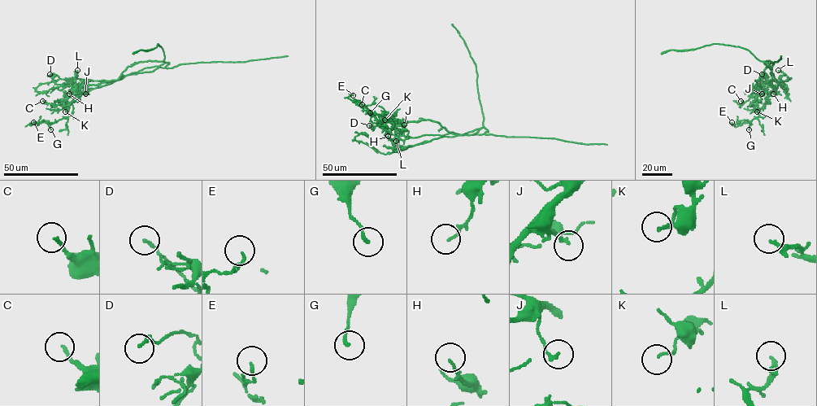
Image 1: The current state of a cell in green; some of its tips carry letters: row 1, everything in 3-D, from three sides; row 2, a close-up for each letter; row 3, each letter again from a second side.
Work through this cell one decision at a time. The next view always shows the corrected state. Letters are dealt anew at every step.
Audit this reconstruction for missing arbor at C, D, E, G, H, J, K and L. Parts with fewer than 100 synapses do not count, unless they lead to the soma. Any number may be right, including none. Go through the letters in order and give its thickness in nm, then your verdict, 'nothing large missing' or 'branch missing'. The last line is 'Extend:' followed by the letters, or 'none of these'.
C: 150 nm | nothing large missing
D: 140 nm | nothing large missing
E: 110 nm | nothing large missing
G: 170 nm | nothing large missing
H: 110 nm | nothing large missing
J: 140 nm | nothing large missing
K: 90 nm | nothing large missing
L: 280 nm | nothing large missing
Extend: none of these

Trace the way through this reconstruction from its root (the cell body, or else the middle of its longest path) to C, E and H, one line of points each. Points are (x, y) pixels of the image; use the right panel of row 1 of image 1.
C: (766, 61), (771, 62), (757, 81), (758, 89), (756, 94), (740, 106), (743, 103), (740, 101)
E: (766, 61), (771, 62), (757, 81), (758, 115), (749, 123), (732, 125), (732, 122)
H: (766, 61), (763, 62), (771, 66), (770, 73), (775, 91), (772, 86), (775, 86), (773, 93)

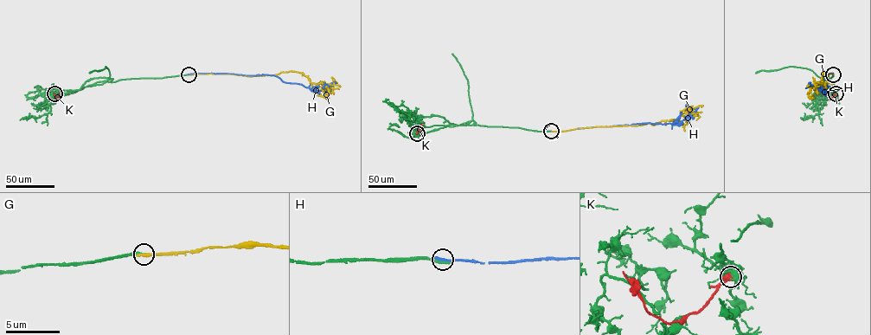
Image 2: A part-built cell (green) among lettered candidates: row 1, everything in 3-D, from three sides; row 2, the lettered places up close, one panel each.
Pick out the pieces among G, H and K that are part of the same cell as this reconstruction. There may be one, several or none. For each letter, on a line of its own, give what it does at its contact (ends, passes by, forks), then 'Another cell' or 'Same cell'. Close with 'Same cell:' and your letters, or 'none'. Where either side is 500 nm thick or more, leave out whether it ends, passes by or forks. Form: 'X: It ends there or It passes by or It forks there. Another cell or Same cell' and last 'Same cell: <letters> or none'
G: It ends there. Another cell
H: It ends there. Another cell
K: Another cell
Same cell: none

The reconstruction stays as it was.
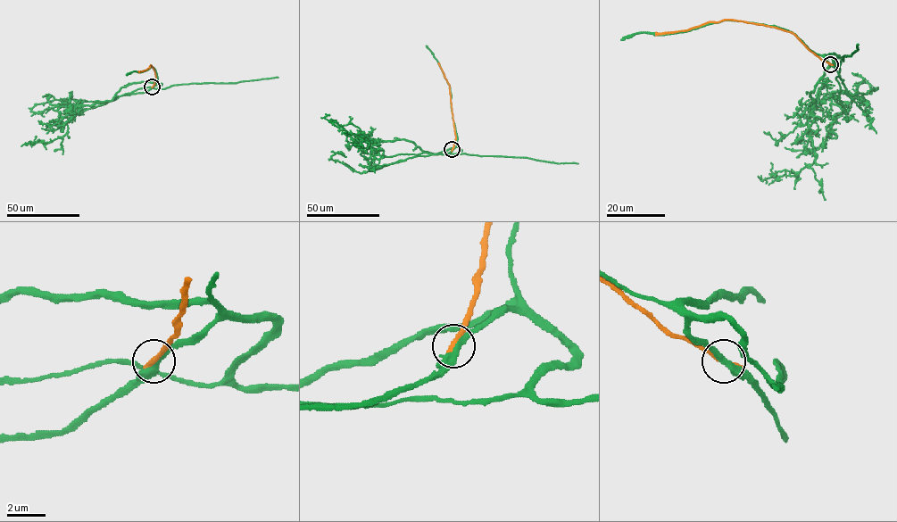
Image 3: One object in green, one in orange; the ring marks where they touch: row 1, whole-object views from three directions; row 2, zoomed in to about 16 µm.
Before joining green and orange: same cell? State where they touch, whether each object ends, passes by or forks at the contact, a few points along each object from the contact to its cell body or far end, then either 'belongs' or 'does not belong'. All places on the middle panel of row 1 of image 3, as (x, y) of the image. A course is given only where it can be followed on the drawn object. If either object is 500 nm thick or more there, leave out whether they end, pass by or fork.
(452, 149) | green passes by | orange ends | green via (452, 149), (457, 146), (432, 153), (404, 139), (364, 141), (324, 118), (329, 115) | orange via (452, 149), (455, 137), (450, 86), (438, 62) | does not belong

